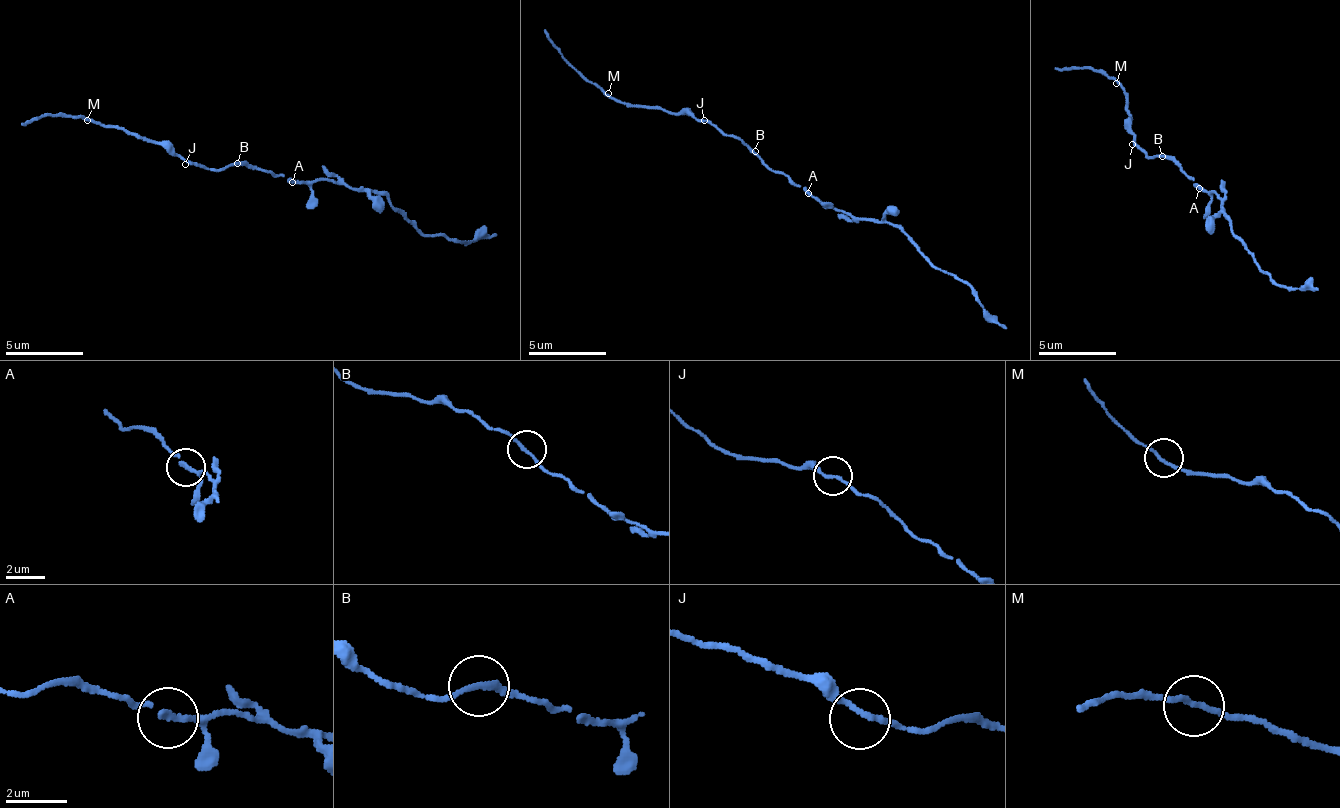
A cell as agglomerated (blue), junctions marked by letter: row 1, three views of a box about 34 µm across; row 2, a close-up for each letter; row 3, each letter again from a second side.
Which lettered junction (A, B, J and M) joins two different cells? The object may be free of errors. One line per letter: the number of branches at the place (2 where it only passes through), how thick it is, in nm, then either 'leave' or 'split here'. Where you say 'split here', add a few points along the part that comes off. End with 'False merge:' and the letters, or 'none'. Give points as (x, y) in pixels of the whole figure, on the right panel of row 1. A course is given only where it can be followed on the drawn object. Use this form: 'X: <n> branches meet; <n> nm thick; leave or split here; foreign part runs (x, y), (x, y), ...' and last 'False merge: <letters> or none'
A: 2 branches meet; 170 nm thick; leave
B: 2 branches meet; 170 nm thick; leave
J: 2 branches meet; 170 nm thick; leave
M: 2 branches meet; 170 nm thick; leave
False merge: none

